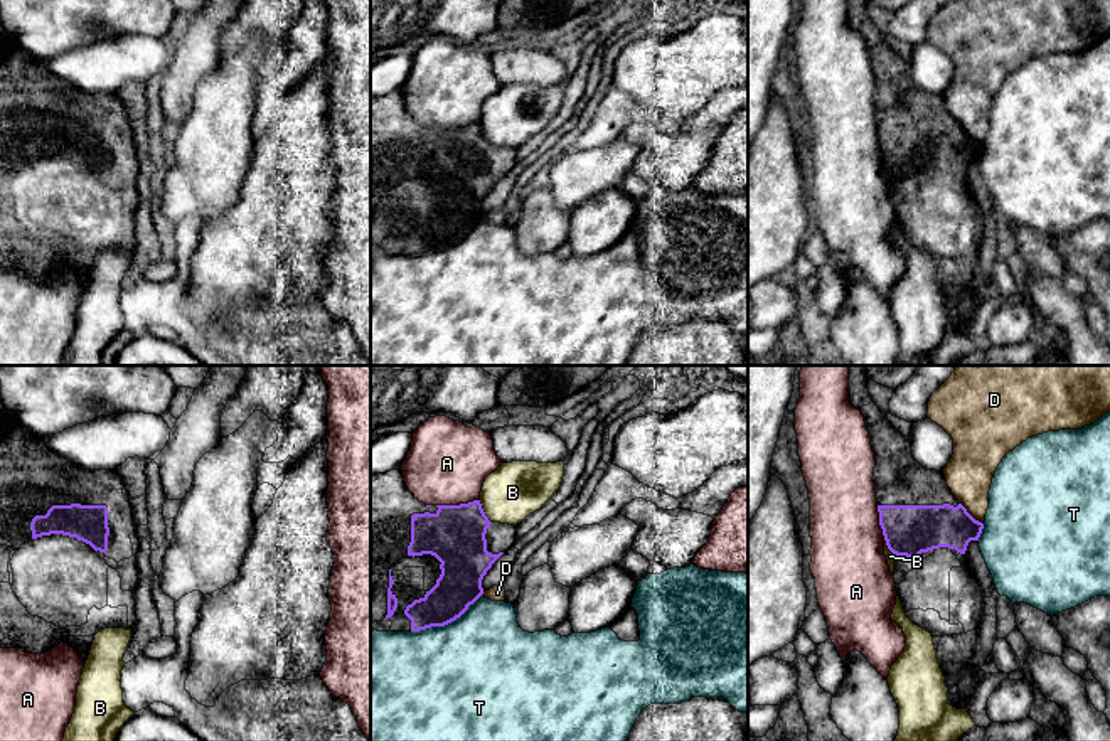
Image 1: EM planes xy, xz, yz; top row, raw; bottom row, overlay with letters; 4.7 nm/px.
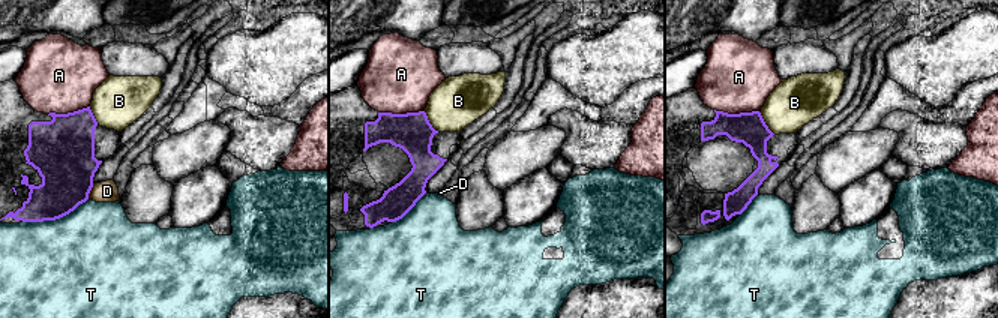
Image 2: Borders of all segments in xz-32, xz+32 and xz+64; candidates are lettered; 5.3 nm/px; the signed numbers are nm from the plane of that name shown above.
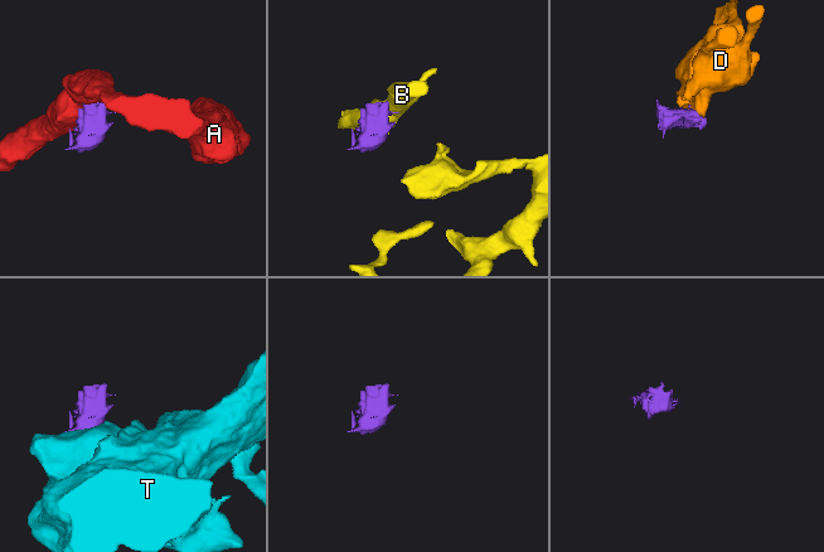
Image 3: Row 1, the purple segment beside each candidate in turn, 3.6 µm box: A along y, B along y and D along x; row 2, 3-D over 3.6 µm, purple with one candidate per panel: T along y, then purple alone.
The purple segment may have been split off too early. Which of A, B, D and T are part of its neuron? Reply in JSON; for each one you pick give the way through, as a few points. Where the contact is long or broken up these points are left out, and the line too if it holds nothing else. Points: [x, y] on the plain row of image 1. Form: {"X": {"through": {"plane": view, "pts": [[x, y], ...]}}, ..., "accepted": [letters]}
{"accepted": []}

